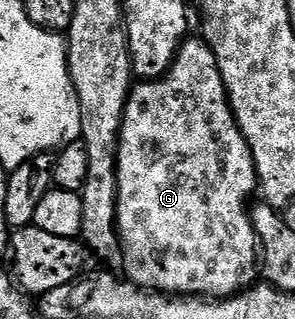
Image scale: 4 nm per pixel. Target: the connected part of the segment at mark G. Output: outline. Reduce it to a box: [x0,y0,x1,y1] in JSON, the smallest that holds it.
[117,37,259,298]

